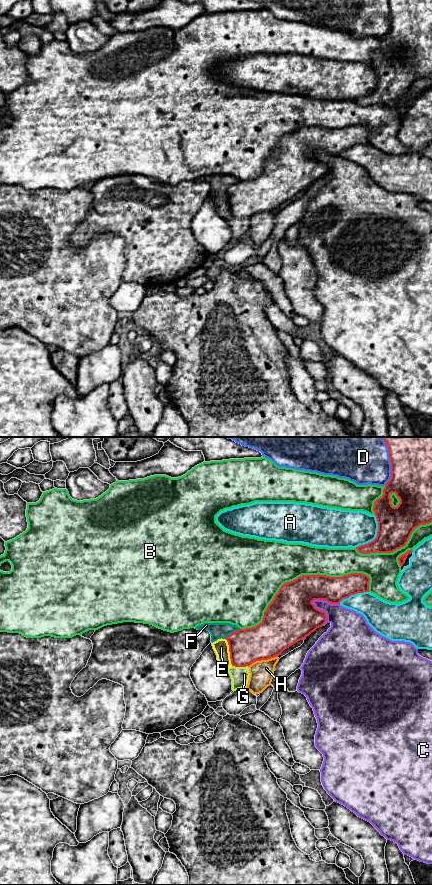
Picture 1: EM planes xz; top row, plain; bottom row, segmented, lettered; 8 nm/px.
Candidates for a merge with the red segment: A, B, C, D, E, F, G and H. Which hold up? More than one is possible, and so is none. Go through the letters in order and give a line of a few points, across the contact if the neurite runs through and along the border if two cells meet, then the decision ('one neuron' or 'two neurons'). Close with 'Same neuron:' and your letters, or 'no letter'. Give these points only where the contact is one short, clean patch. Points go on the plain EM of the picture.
A: two neurons
B: two neurons
C: two neurons
D: two neurons
E: two neurons
F: two neurons
G: xz (246, 198), (240, 212), (240, 218), (240, 227) | one neuron
H: two neurons
Same neuron: G

